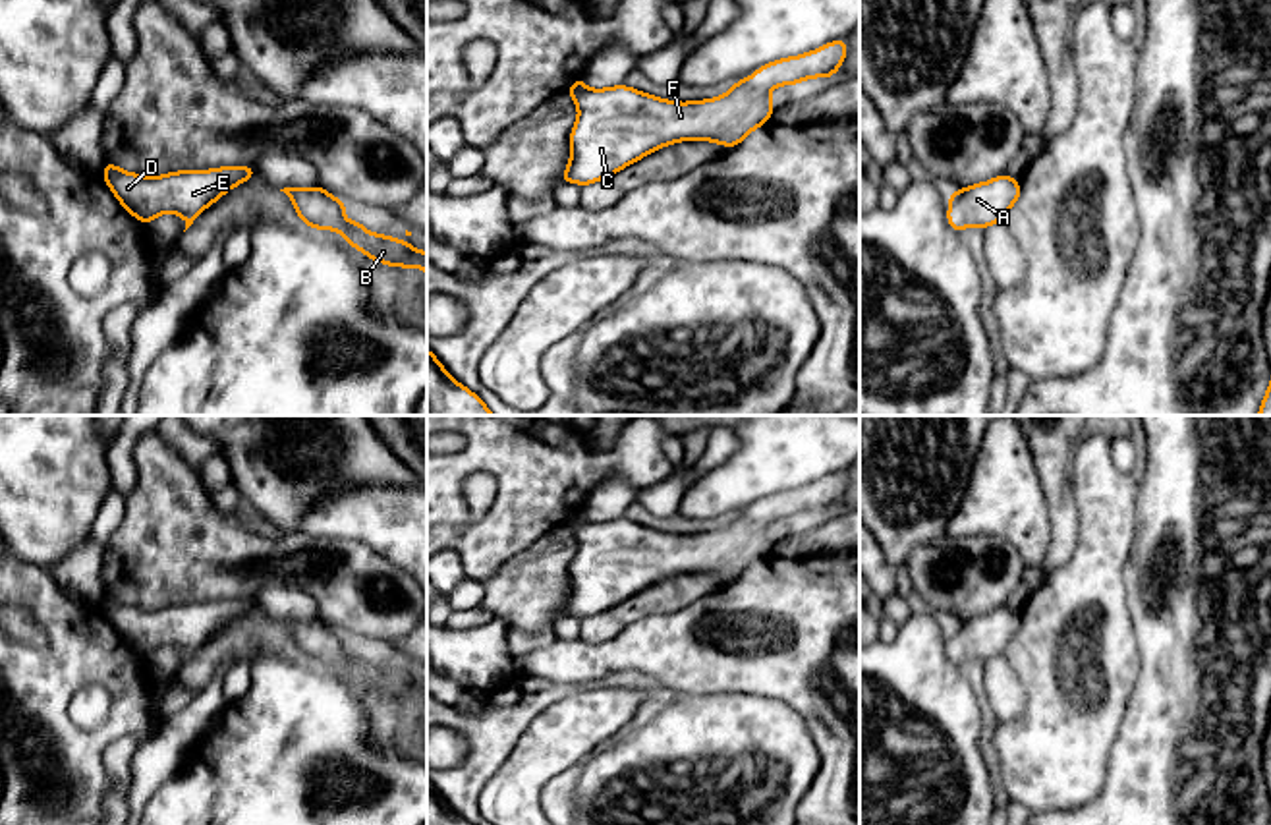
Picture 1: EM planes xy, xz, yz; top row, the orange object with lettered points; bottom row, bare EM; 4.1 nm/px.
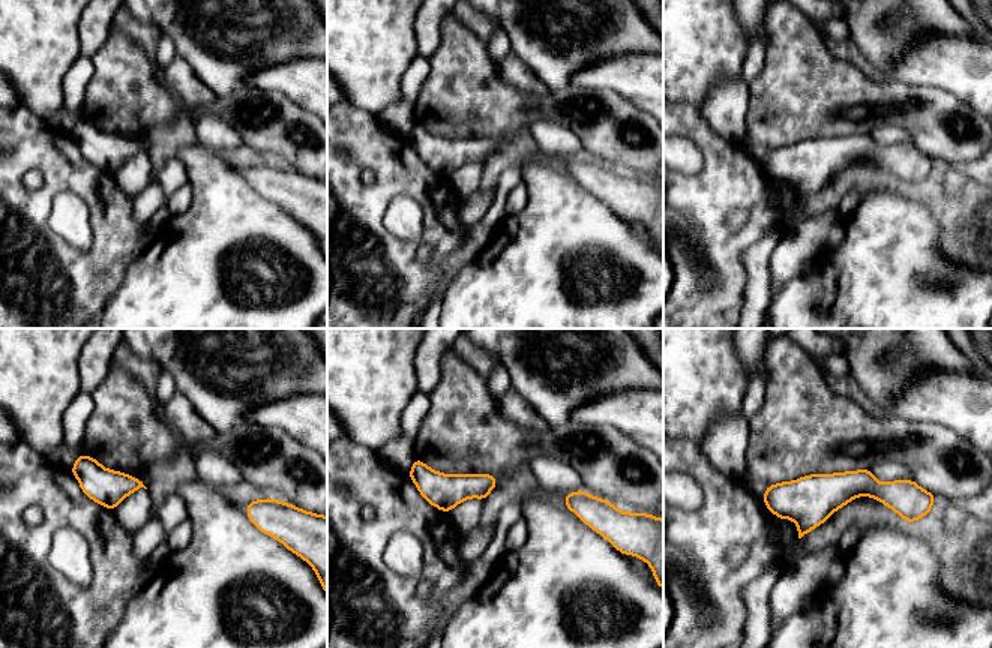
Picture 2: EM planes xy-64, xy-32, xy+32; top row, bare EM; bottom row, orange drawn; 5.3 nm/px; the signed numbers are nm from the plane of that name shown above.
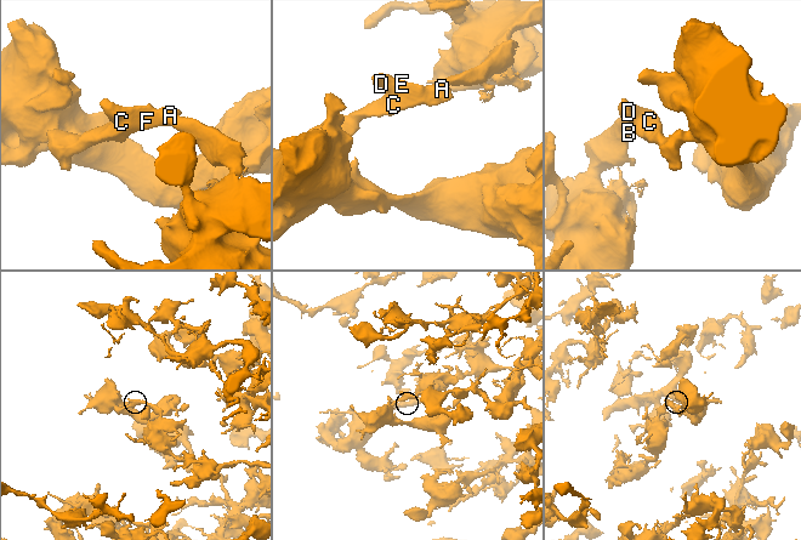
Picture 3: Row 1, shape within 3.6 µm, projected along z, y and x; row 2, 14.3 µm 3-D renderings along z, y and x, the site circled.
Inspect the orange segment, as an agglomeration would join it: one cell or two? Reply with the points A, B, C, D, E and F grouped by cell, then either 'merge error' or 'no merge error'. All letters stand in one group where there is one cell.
A B C D E F | no merge error

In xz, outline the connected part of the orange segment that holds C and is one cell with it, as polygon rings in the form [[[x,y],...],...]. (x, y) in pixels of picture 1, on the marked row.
[[[846,39],[817,50],[775,60],[726,95],[705,100],[666,100],[628,85],[589,89],[581,75],[570,85],[578,120],[570,131],[570,162],[562,182],[589,185],[607,180],[653,151],[678,141],[711,141],[726,149],[767,124],[771,91],[805,79],[831,79],[846,58]]]

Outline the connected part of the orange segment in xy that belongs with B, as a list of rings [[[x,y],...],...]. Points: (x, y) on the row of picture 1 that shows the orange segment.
[[[321,185],[284,187],[280,191],[292,199],[299,220],[317,232],[323,228],[342,232],[344,243],[353,245],[377,263],[400,269],[417,267],[427,272],[427,251],[419,251],[398,238],[367,232],[365,222],[350,222],[344,214],[348,203],[342,203]]]

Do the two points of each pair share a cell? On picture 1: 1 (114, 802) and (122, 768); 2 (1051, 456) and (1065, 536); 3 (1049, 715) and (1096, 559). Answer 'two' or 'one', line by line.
1: one
2: one
3: one

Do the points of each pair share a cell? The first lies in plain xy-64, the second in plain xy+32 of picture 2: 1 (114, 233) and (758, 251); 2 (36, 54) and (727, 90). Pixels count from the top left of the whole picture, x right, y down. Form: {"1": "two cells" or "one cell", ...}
{"1": "two cells", "2": "two cells"}

